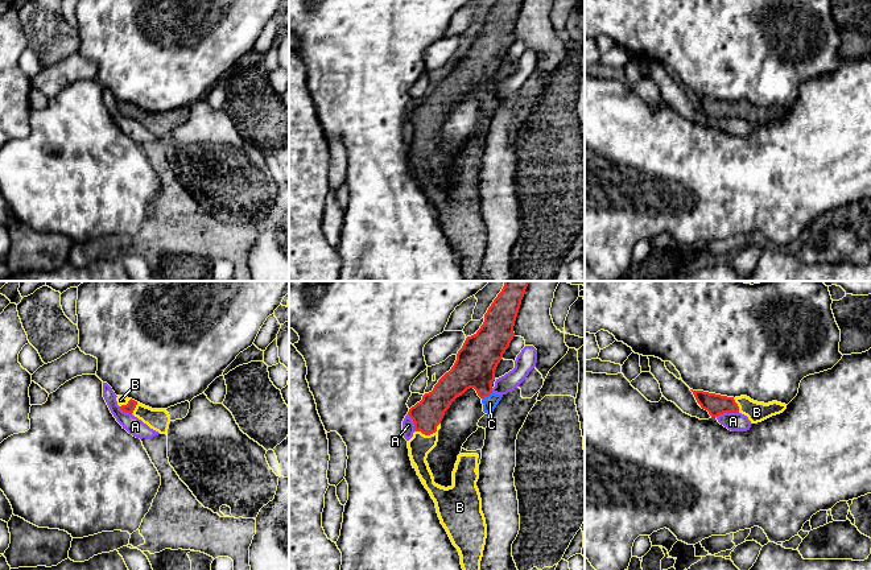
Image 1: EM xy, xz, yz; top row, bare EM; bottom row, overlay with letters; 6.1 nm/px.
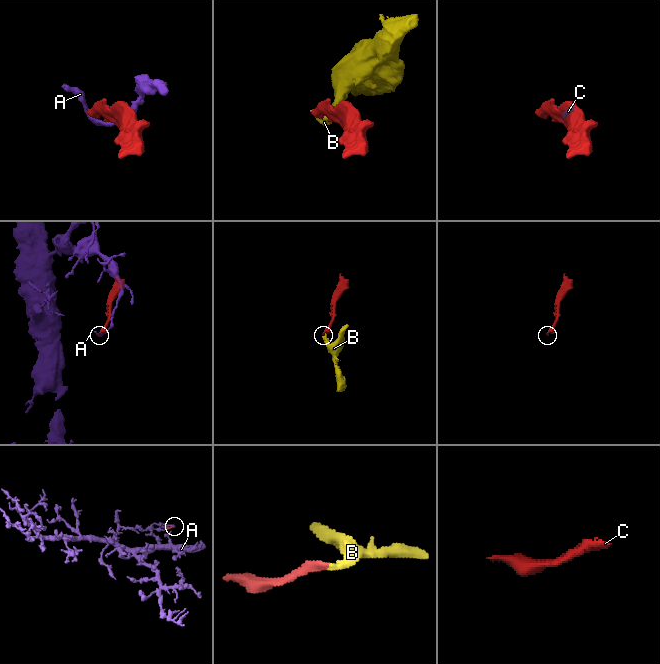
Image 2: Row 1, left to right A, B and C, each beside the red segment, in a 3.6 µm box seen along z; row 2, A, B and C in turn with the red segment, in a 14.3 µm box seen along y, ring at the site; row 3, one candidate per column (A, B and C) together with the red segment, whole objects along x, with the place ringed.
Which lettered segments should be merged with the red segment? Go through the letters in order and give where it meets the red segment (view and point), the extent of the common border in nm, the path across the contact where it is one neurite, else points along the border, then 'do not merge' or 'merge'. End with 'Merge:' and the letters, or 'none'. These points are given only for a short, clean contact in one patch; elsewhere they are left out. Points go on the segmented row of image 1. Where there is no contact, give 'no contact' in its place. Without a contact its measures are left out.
A: meets red in yz at (727, 412); contact 140 nm long; do not merge
B: meets red in xz at (429, 434); contact 170 nm long; runs through xz (426, 414), (429, 434), (420, 445); merge
C: meets red in xz at (487, 395); contact 80 nm long; runs through xz (477, 360), (477, 371), (487, 395), (490, 403); merge
Merge: B, C

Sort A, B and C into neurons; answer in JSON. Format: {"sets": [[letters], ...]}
{"sets": [["A"], ["B", "C"]]}

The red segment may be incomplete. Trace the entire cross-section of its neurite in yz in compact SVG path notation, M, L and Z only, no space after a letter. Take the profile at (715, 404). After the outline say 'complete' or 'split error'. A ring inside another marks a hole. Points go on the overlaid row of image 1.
M690 391L701 408L707 410L711 417L718 417L723 413L742 413L748 417L751 424L758 424L787 409L785 404L777 401L764 404L754 401L747 396L734 398L703 391Z | split error

